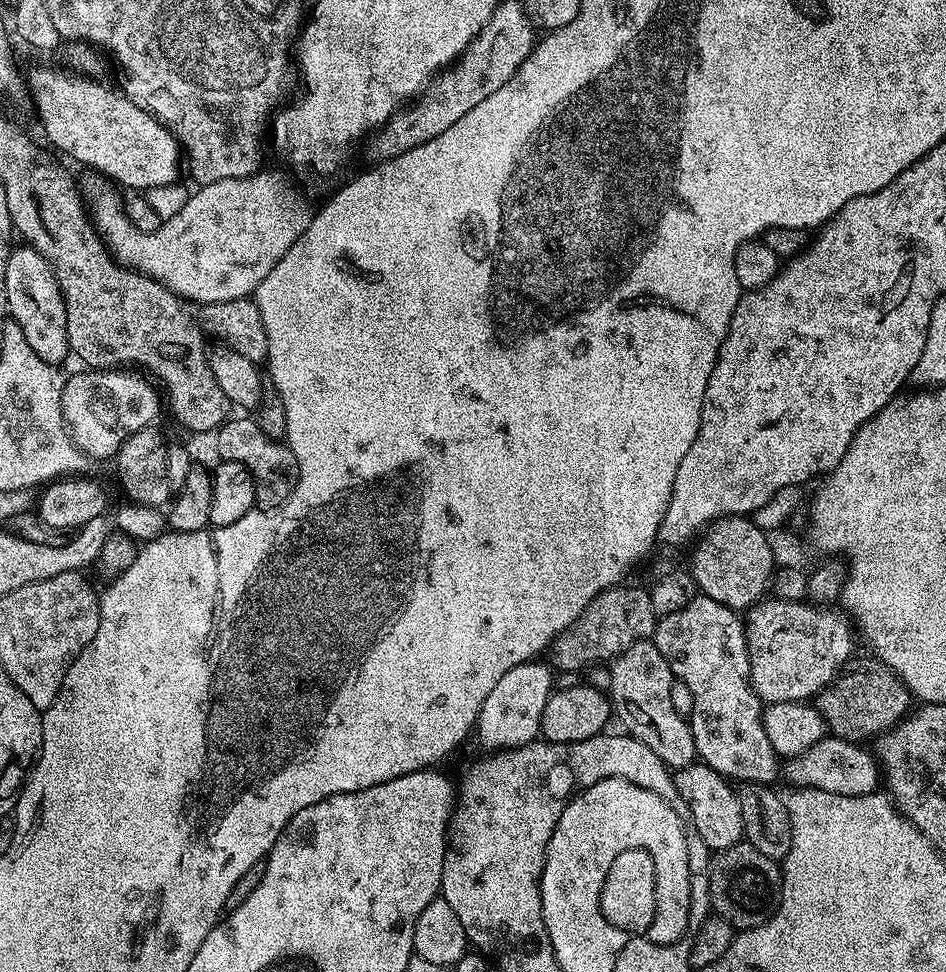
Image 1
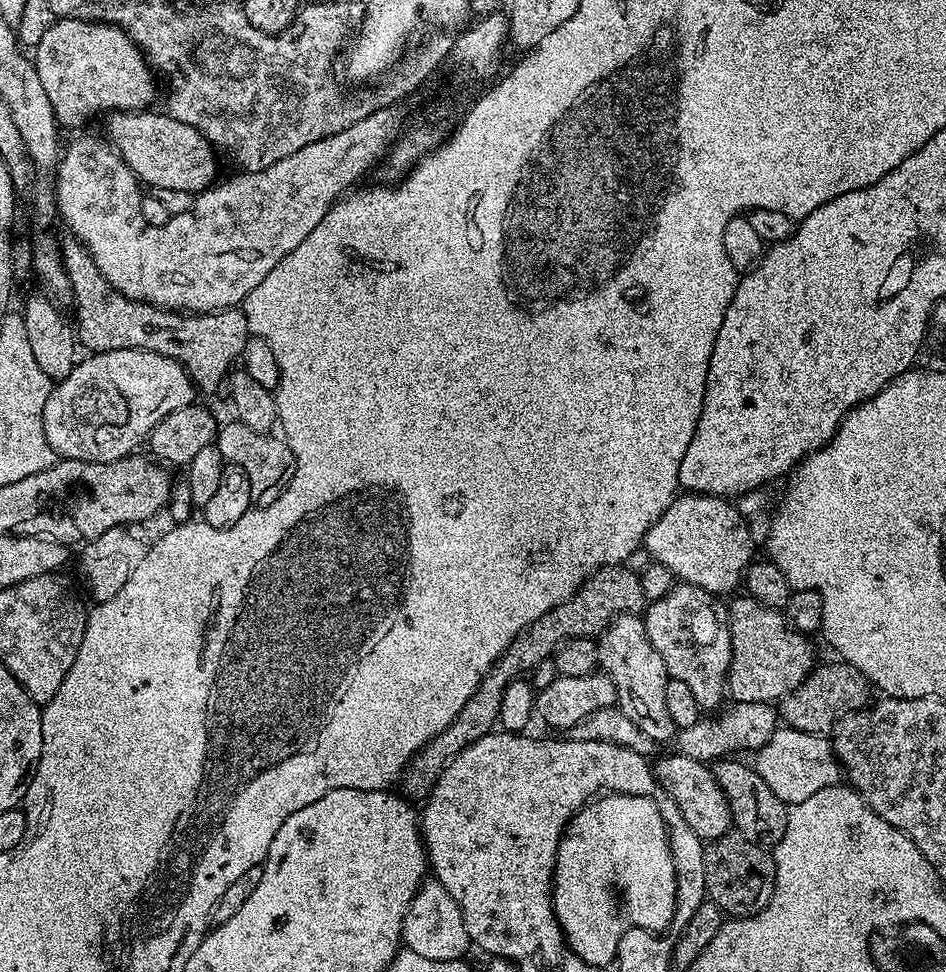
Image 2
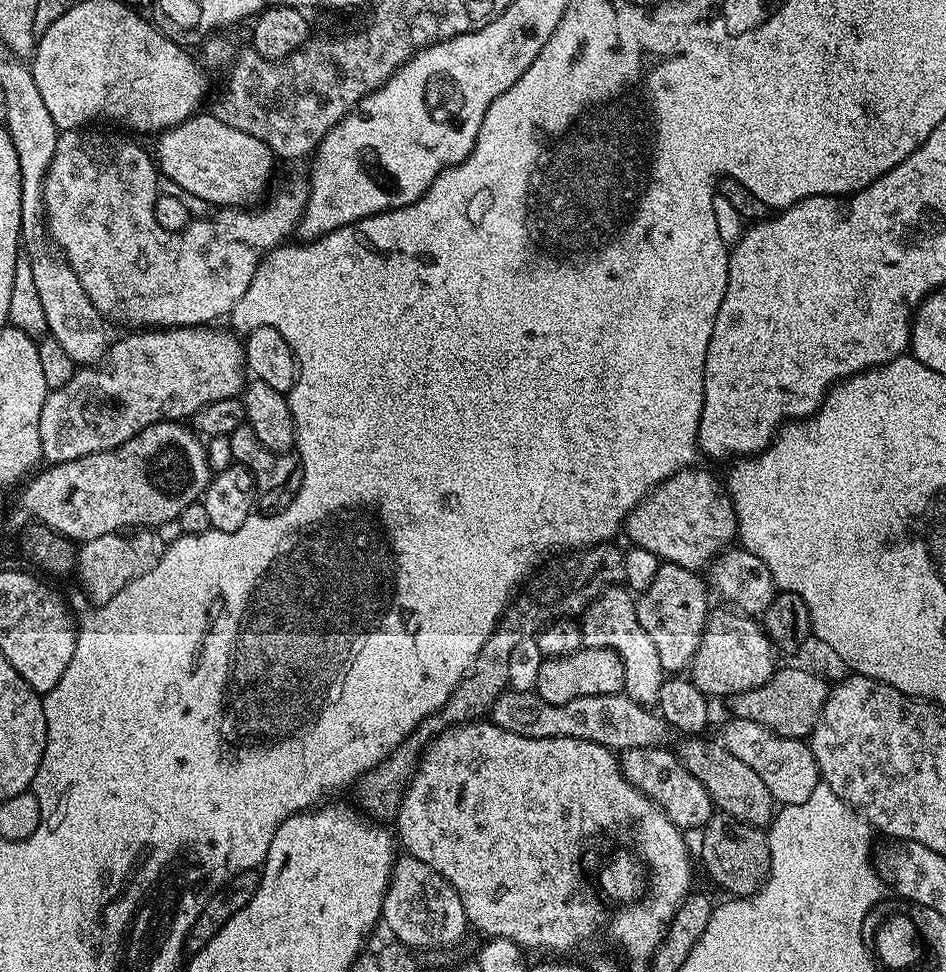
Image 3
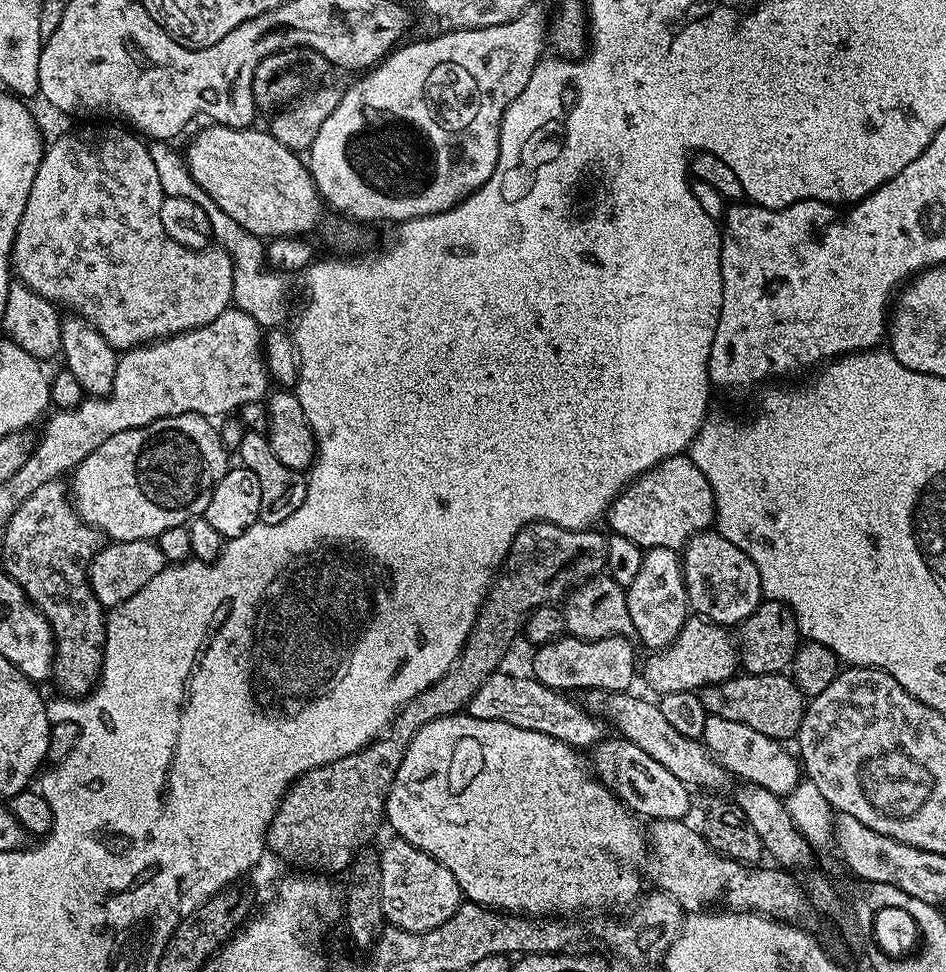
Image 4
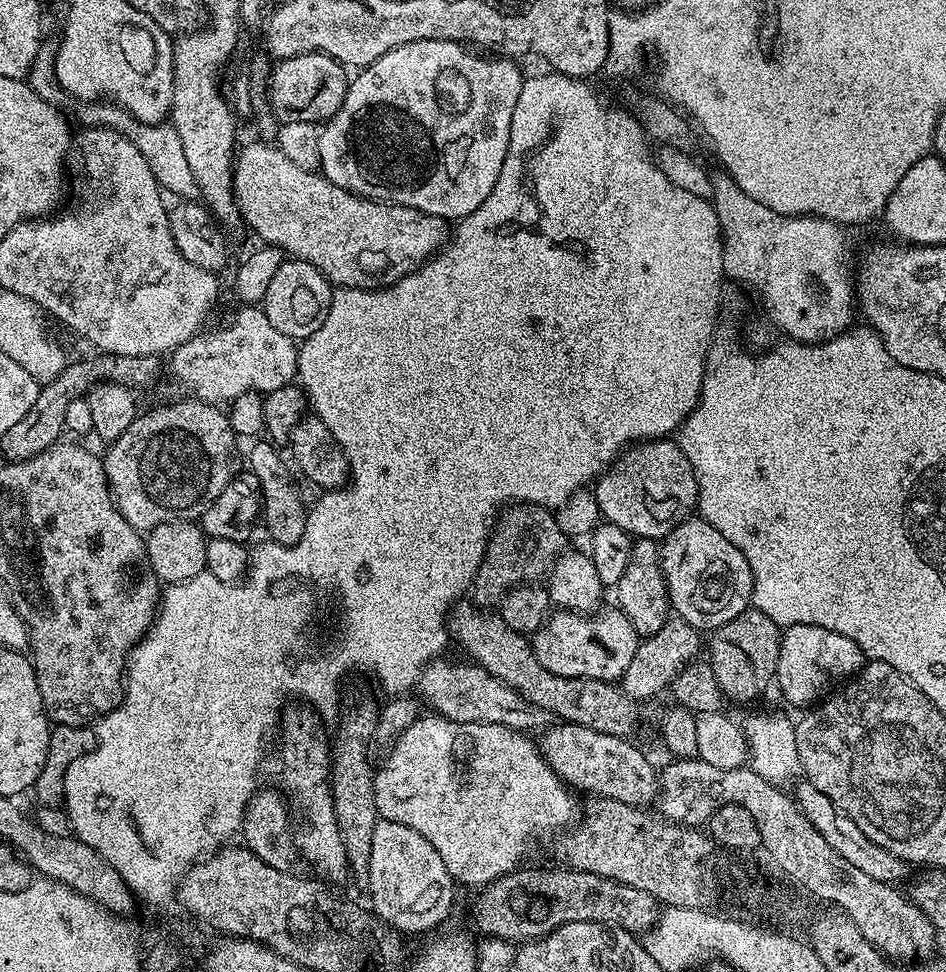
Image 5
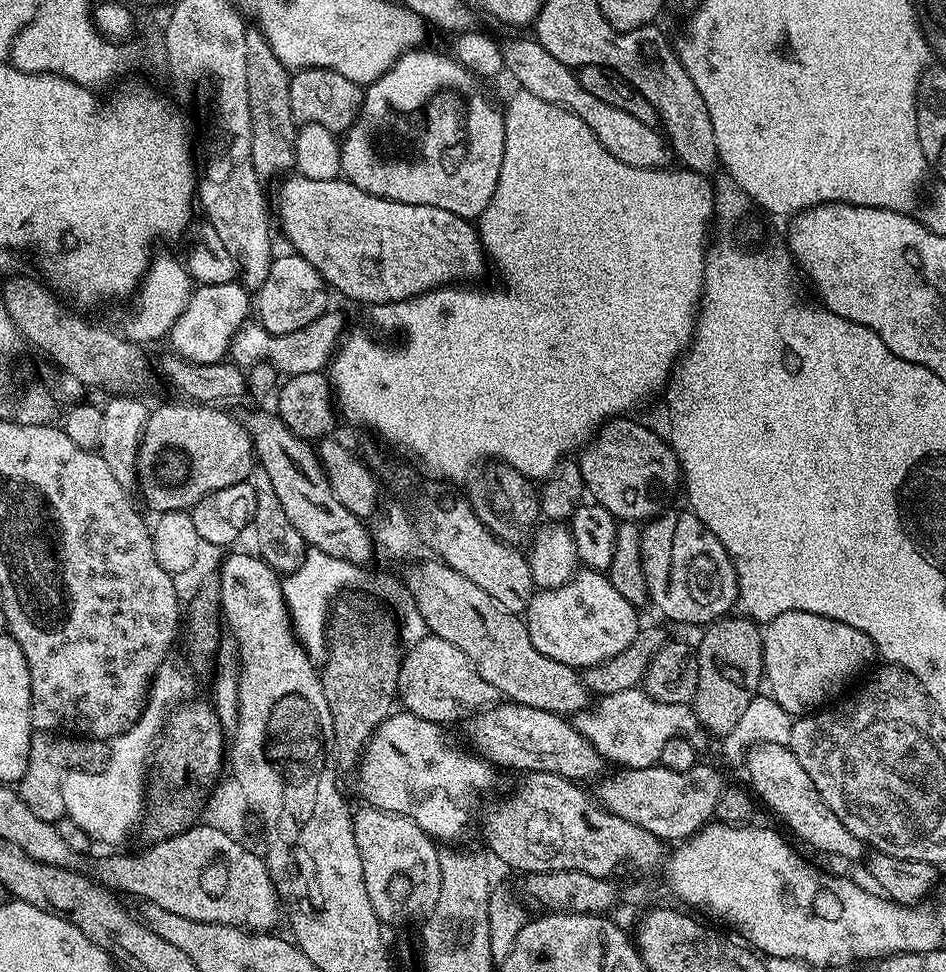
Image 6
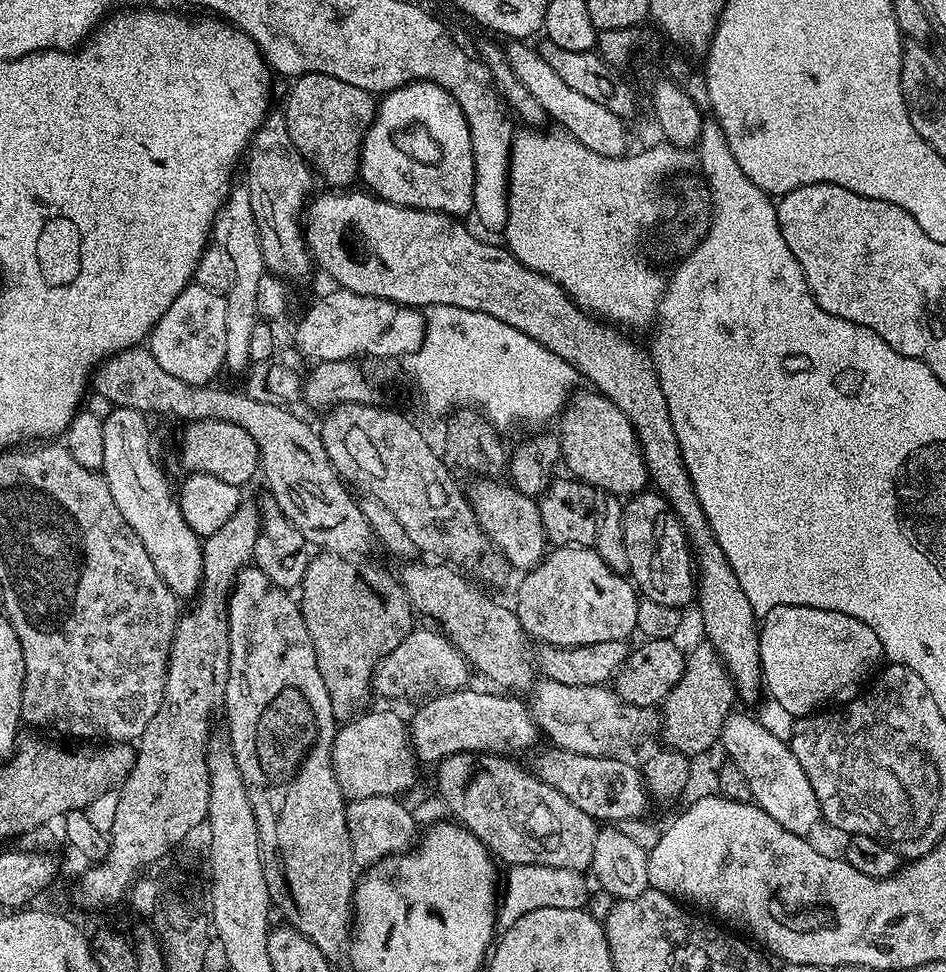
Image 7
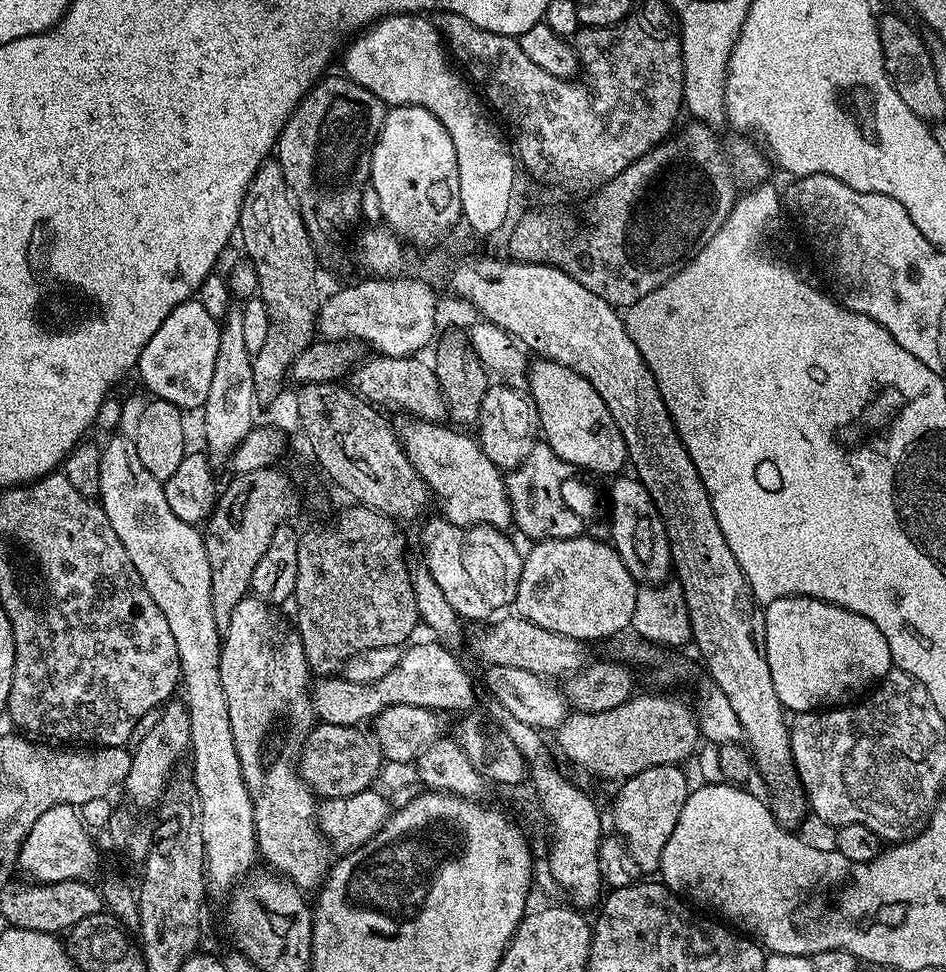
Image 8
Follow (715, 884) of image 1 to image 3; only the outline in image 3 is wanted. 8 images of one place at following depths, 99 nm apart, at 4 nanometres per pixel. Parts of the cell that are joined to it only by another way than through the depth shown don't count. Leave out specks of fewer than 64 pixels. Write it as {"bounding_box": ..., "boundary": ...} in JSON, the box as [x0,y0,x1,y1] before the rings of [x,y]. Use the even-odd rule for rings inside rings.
{"bounding_box":[698,814,770,898],"boundary":[[[716,814],[713,815],[712,819],[704,825],[702,829],[702,835],[704,835],[704,837],[702,837],[700,840],[700,856],[698,852],[699,863],[701,860],[701,862],[704,863],[705,870],[708,871],[709,878],[712,879],[713,882],[716,883],[722,891],[728,892],[724,894],[727,894],[729,897],[732,898],[739,898],[741,896],[752,896],[768,880],[768,871],[770,870],[770,846],[768,845],[767,835],[765,835],[765,833],[761,831],[761,829],[750,826],[749,824],[743,824],[742,822],[738,822],[733,816]]]}

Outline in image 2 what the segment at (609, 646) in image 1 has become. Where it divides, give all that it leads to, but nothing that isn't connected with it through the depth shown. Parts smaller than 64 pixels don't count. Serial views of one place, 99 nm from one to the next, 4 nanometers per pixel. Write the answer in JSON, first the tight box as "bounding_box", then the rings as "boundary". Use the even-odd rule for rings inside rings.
{"bounding_box":[402,566,645,802],"boundary":[[[628,566],[599,568],[593,576],[584,581],[584,585],[567,604],[559,604],[554,610],[542,614],[538,622],[529,626],[528,630],[504,651],[503,656],[496,659],[496,665],[484,675],[484,681],[472,695],[472,700],[462,706],[458,718],[408,763],[402,773],[403,795],[412,802],[427,800],[429,792],[436,785],[436,779],[442,774],[442,770],[446,770],[448,763],[458,754],[462,754],[462,750],[478,742],[478,738],[494,731],[500,719],[500,703],[511,680],[517,679],[521,674],[528,674],[524,672],[538,667],[543,660],[551,661],[556,649],[567,640],[599,637],[615,616],[640,614],[645,607],[642,582],[635,571],[632,573]]]}

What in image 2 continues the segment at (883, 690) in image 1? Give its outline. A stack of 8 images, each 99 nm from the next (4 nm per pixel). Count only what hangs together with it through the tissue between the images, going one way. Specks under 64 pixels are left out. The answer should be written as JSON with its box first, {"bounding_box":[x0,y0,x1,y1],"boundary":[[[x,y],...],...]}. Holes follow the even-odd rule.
{"bounding_box":[778,663,869,736],"boundary":[[[835,663],[813,667],[812,673],[789,696],[779,701],[778,716],[787,727],[822,736],[831,733],[844,717],[861,711],[869,703],[867,678],[854,666]]]}

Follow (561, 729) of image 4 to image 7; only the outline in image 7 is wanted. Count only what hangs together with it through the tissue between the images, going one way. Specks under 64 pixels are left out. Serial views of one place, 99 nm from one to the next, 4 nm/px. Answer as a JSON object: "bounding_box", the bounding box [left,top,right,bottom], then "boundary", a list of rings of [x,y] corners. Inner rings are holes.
{"bounding_box":[371,627,470,700],"boundary":[[[413,627],[412,632],[406,638],[402,638],[402,642],[398,642],[398,646],[394,650],[390,650],[390,654],[386,654],[380,659],[376,665],[374,674],[372,675],[371,689],[380,696],[389,696],[392,700],[416,700],[431,697],[433,694],[442,692],[459,692],[461,688],[469,687],[468,672],[470,673],[470,665],[465,660],[463,654],[456,648],[446,636],[439,631],[431,632],[428,628]]]}

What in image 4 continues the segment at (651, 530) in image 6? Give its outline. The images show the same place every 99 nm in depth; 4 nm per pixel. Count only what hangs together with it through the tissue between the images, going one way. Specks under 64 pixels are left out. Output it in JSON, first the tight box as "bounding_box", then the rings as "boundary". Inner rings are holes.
{"bounding_box":[682,530,762,626],"boundary":[[[715,530],[699,532],[682,549],[688,607],[695,615],[715,624],[739,626],[762,602],[762,578],[758,566],[734,542]]]}

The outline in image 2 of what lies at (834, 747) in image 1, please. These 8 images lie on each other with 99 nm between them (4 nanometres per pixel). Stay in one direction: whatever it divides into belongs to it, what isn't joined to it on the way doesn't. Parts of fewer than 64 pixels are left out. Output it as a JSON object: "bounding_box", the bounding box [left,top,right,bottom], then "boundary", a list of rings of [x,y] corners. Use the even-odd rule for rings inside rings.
{"bounding_box":[754,726,842,806],"boundary":[[[780,726],[761,748],[755,749],[754,756],[756,773],[760,775],[762,782],[766,782],[766,786],[770,786],[770,790],[774,790],[774,794],[785,806],[806,802],[810,794],[818,794],[818,790],[826,790],[840,784],[842,780],[840,760],[827,735],[815,736]]]}

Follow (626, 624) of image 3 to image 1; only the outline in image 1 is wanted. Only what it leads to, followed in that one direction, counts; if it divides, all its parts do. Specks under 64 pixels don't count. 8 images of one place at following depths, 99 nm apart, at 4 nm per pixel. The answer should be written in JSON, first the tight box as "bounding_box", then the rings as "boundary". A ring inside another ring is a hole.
{"bounding_box":[608,643,697,770],"boundary":[[[655,643],[633,644],[615,660],[611,661],[608,684],[612,687],[610,700],[614,705],[614,716],[624,723],[623,731],[638,742],[650,746],[669,770],[688,768],[697,763],[692,725],[674,710],[670,702],[673,675],[666,658],[656,649]]]}

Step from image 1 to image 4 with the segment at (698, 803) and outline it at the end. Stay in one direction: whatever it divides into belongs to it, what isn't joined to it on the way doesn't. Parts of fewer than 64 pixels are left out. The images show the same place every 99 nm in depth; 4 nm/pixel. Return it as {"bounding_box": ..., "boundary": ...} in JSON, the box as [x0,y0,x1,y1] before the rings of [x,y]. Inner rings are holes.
{"bounding_box":[590,738,692,820],"boundary":[[[623,738],[599,740],[591,749],[590,768],[597,780],[603,782],[637,817],[654,820],[684,820],[692,808],[689,785],[682,783],[666,766],[661,766],[655,758],[650,758],[642,746]]]}

